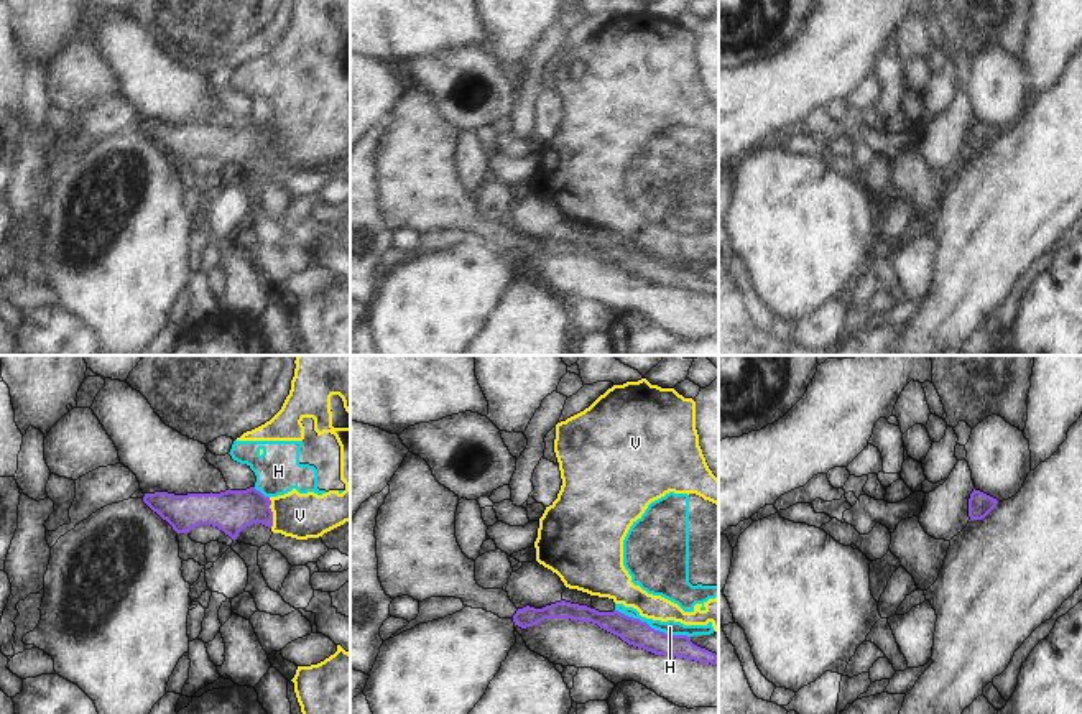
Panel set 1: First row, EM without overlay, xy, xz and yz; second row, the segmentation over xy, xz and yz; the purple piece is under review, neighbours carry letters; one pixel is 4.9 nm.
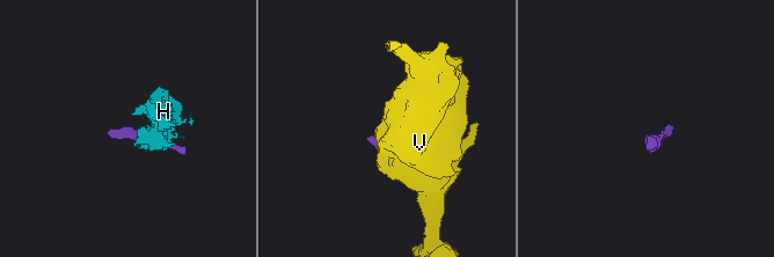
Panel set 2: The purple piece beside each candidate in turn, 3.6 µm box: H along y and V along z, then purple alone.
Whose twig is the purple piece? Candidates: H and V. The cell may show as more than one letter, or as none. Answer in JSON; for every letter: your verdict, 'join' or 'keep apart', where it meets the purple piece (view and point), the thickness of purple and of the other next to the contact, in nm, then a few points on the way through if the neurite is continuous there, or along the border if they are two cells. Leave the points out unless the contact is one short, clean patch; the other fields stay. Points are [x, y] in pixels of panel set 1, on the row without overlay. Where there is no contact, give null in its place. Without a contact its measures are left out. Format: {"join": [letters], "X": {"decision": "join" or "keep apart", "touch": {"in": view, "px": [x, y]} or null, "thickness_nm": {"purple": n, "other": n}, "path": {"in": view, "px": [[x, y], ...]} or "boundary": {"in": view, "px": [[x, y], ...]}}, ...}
{"join": [], "H": {"decision": "keep apart", "touch": {"in": "xz", "px": [653, 260]}, "thickness_nm": {"purple": 130, "other": 70}, "boundary": {"in": "xz", "px": [[615, 241], [638, 249], [655, 260], [689, 268]]}}, "V": {"decision": "keep apart", "touch": {"in": "xy", "px": [272, 143]}, "thickness_nm": {"purple": 200, "other": 220}, "boundary": {"in": "xy", "px": [[268, 129], [272, 158]]}}}

